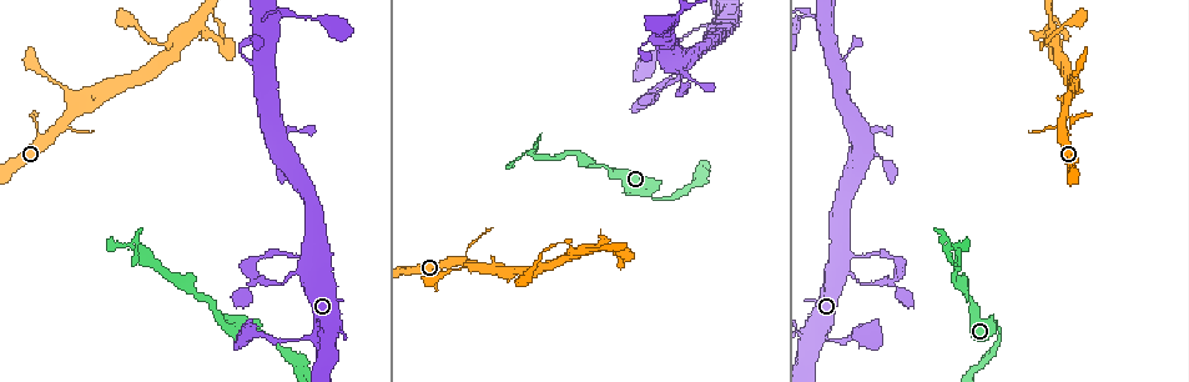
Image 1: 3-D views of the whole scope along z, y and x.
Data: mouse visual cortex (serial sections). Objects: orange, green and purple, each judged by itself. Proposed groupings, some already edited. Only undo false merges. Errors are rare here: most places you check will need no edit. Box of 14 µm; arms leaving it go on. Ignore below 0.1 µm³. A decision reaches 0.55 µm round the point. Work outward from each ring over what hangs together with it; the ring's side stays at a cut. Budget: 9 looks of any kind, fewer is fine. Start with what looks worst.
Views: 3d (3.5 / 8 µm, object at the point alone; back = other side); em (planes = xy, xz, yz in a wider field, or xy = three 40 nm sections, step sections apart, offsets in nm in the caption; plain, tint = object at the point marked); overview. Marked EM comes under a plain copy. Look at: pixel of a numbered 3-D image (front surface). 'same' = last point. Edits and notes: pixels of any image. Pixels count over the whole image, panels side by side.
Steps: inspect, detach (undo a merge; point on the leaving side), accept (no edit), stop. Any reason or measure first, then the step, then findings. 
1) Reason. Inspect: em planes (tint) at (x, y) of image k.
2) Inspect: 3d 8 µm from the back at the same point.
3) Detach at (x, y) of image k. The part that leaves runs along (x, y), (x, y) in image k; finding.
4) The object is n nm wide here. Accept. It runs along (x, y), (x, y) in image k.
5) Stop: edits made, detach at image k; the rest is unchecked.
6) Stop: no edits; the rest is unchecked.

Sharp bend. Inspect: 3d 8 µm at (536, 158) of image 1.

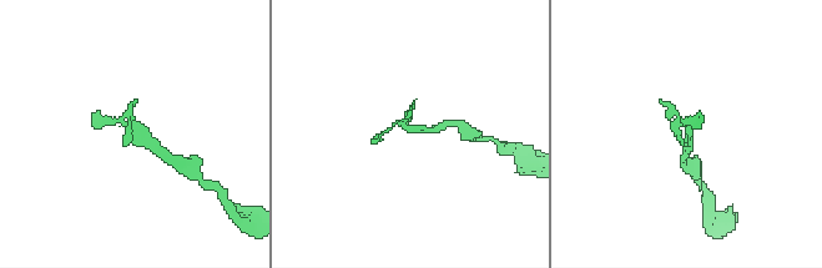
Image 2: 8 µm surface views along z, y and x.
Inspect: em xy step 3 (tint) at (413, 130) of image 2.

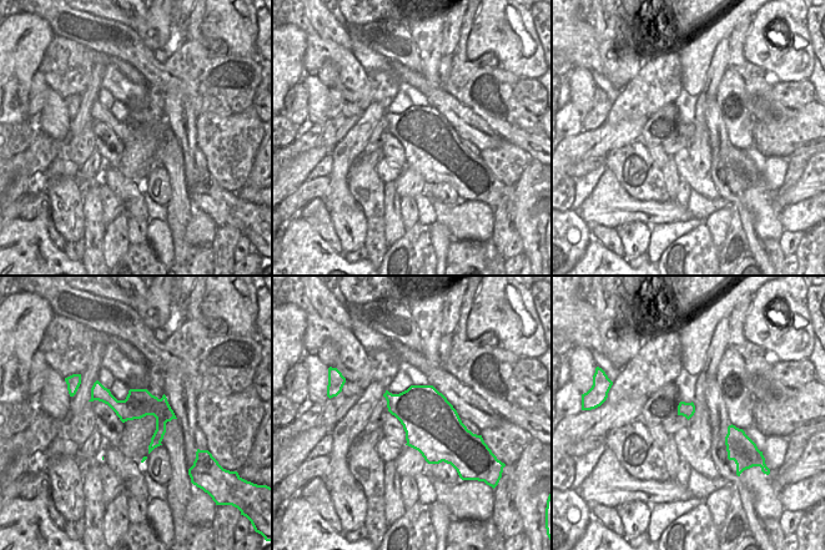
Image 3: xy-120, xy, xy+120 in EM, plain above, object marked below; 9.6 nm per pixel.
Accept. It runs along (161, 152), (127, 126), (125, 146) in image 2; one cell here.

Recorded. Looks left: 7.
Calibre changes. Inspect: 3d 3.5 µm at (827, 340) of image 1.

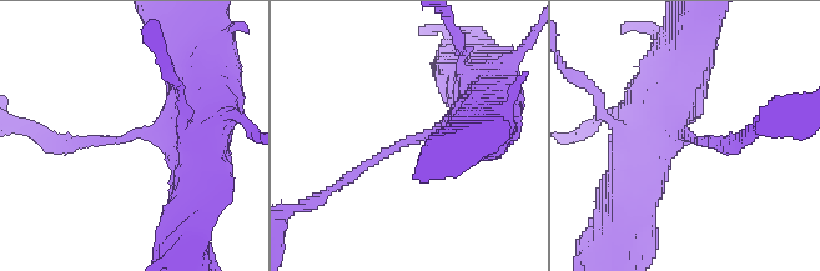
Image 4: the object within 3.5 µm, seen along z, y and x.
The arms are 150, 700 nm wide; now the EM. Inspect: em xy step 5 (tint) at (417, 139) of image 4.

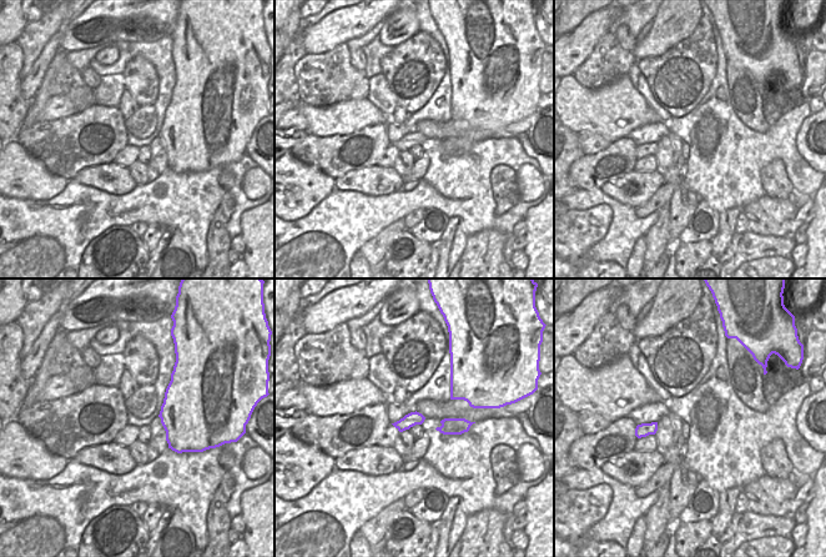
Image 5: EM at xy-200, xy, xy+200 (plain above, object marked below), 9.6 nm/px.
Accept. It runs along (483, 121), (407, 140), (346, 179) in image 4; continuous, no second cell.

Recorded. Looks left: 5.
Calibre changes. Inspect: 3d 3.5 µm at (855, 276) of image 1.

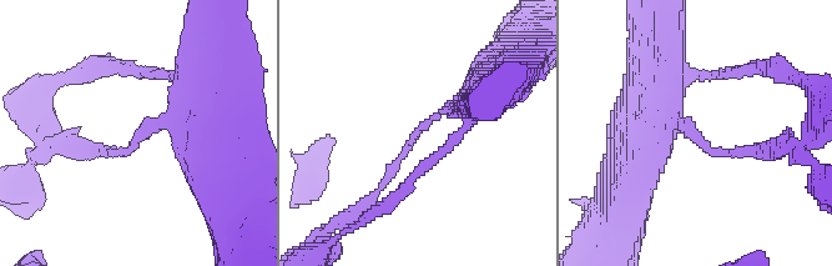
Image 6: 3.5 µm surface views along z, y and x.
Need the tissue. Inspect: em xy step 5 (tint) at (427, 128) of image 6.

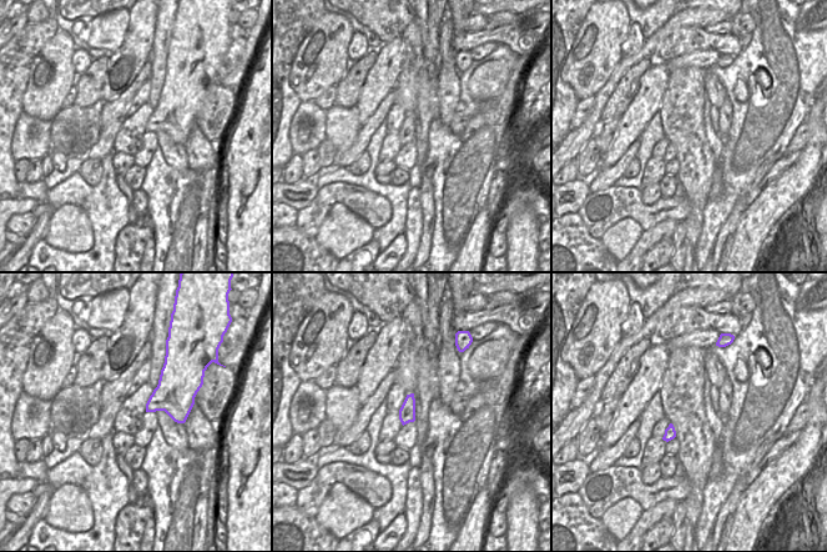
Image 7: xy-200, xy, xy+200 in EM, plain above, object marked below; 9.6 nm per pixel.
The object is 170 nm wide here. Accept. It runs along (498, 78), (414, 135), (383, 186) in image 6; continuous, no second cell.

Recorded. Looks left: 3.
Thin neck. Inspect: 3d 8 µm at (207, 34) of image 1.

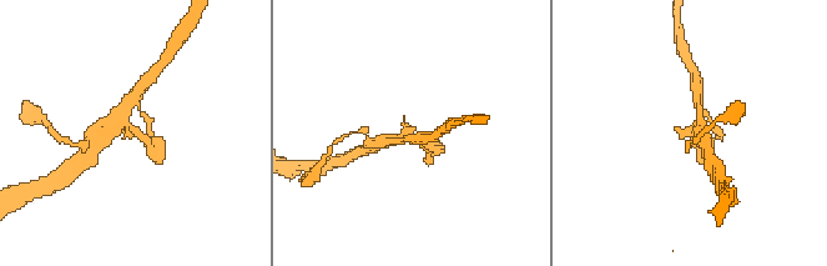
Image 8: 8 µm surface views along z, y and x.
Inspect: 3d 3.5 µm at (691, 131) of image 8.

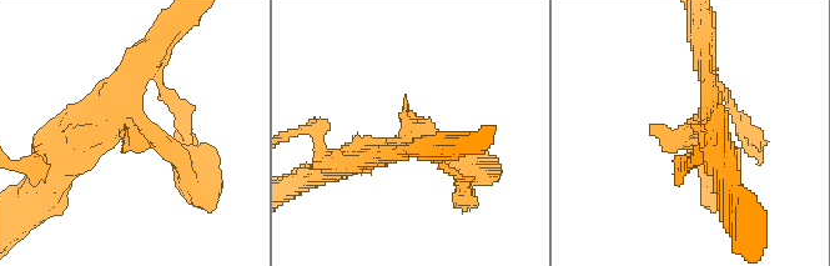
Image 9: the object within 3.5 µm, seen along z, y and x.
Inspect: em xy step 3 (tint) at (427, 133) of image 9.

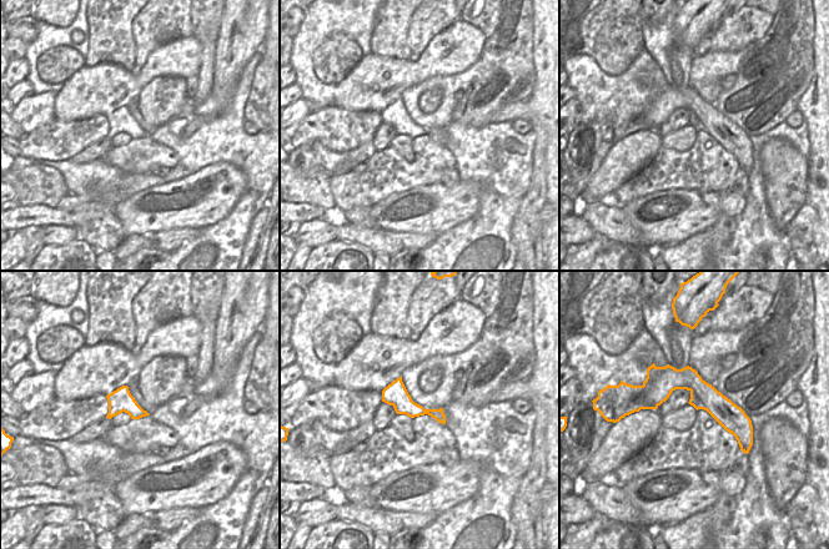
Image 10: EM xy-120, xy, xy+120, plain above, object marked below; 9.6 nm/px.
The object is 220 nm wide here. Accept. It runs along (656, 382), (692, 382), (743, 439) in image 10; continuous, no second cell.

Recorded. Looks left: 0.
Stop: no edits; the rest is unchecked.

